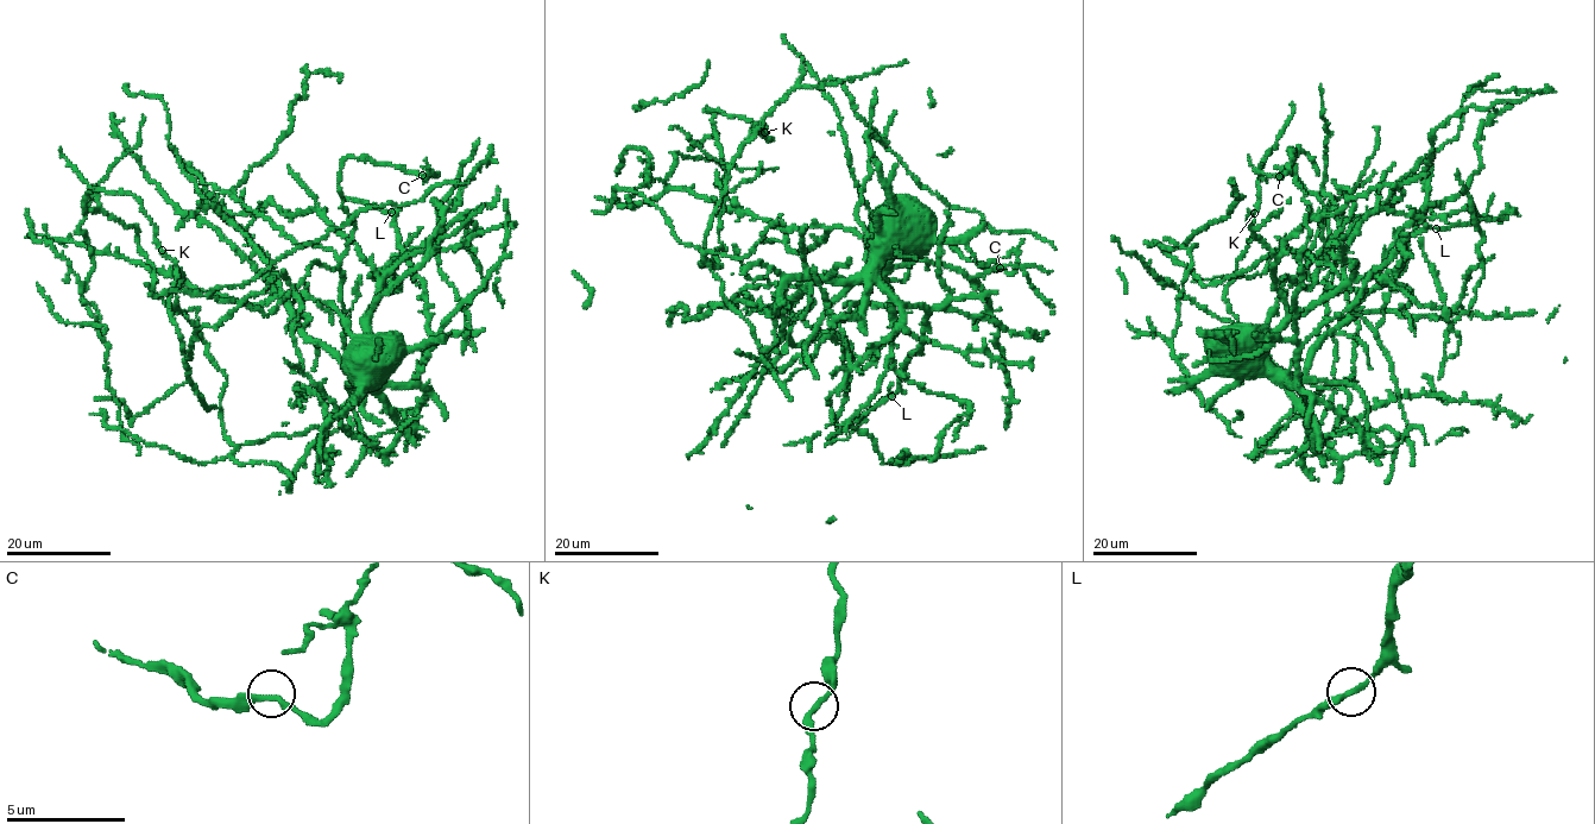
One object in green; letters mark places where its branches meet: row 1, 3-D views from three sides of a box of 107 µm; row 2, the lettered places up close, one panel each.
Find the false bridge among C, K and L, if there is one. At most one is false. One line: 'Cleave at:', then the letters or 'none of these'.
Cleave at: none of these

